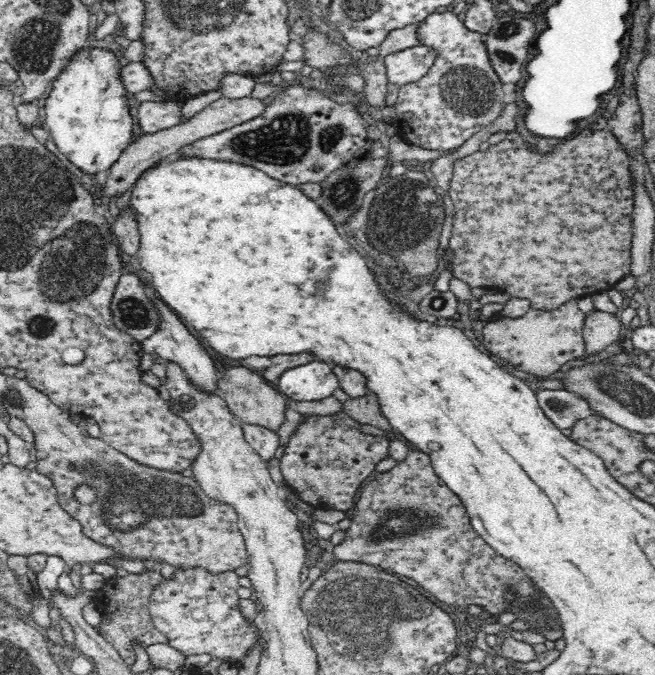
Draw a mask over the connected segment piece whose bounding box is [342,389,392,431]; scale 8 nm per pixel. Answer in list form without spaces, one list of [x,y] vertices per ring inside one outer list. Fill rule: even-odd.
[[[369,389],[362,396],[350,397],[343,403],[343,410],[363,424],[371,424],[384,431],[392,428],[390,421],[384,416],[380,399],[375,390]]]

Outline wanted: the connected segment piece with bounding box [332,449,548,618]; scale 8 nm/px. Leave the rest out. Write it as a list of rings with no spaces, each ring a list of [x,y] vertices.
[[[411,450],[392,470],[376,474],[354,503],[346,536],[333,547],[334,562],[354,561],[390,568],[454,606],[466,618],[470,606],[481,606],[496,615],[508,610],[520,610],[524,615],[548,614],[546,598],[524,570],[498,555],[472,528],[462,497],[438,476],[428,452]]]

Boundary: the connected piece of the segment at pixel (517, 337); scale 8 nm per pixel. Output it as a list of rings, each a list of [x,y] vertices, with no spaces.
[[[580,297],[570,298],[552,310],[531,307],[522,316],[503,313],[488,319],[482,328],[482,344],[492,354],[511,362],[518,370],[544,378],[559,370],[562,364],[583,356],[587,350],[584,325],[587,314],[579,307]]]

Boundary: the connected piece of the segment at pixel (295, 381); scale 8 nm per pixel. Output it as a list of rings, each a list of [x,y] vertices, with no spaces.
[[[310,362],[283,374],[277,388],[294,400],[320,400],[330,397],[339,387],[339,378],[326,362]]]

